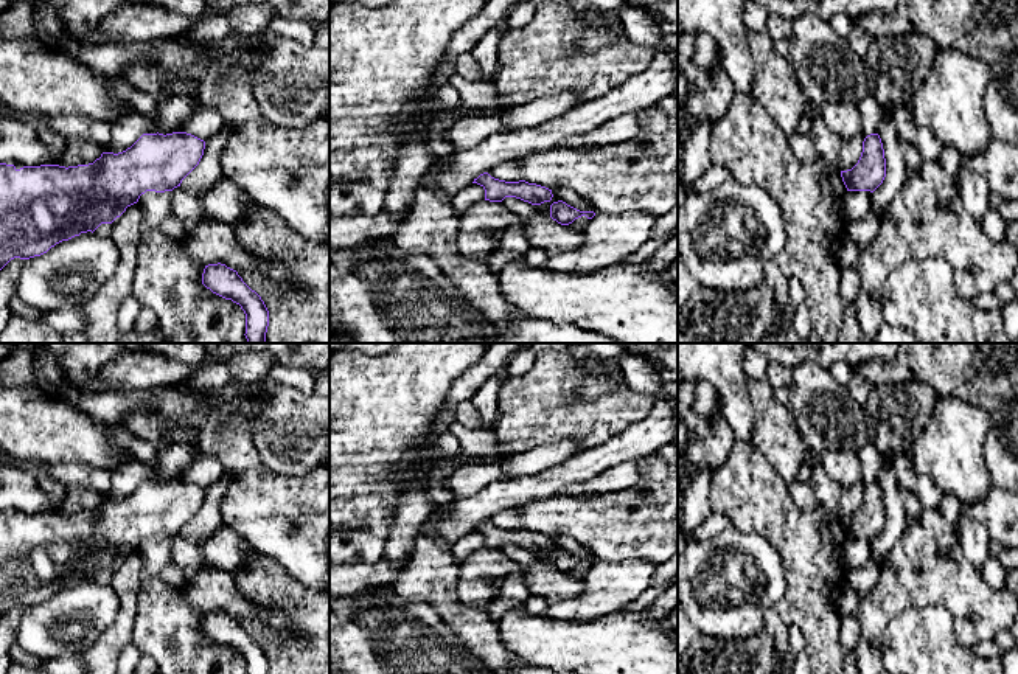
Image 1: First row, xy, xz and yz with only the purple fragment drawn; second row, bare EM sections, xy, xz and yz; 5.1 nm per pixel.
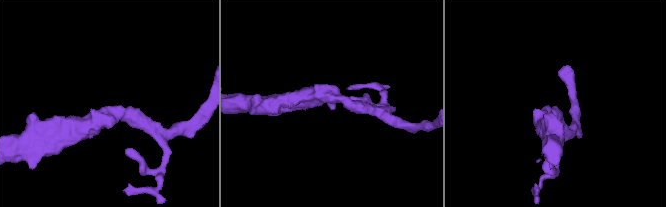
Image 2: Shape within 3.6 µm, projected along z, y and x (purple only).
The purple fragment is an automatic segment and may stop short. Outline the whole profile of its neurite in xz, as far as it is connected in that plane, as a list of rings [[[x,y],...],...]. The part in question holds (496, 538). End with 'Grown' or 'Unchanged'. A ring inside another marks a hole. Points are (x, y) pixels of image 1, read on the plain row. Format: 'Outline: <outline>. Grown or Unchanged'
Outline: [[[488,520],[480,522],[472,531],[477,531],[485,537],[485,548],[490,550],[502,550],[505,545],[516,545],[532,553],[541,553],[550,550],[553,545],[552,537],[546,534],[525,528],[505,530],[491,525]]]. Unchanged

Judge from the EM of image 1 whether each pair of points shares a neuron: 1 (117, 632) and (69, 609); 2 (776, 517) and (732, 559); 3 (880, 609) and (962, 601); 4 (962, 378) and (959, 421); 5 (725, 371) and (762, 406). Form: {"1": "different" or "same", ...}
{"1": "different", "2": "different", "3": "same", "4": "different", "5": "different"}

